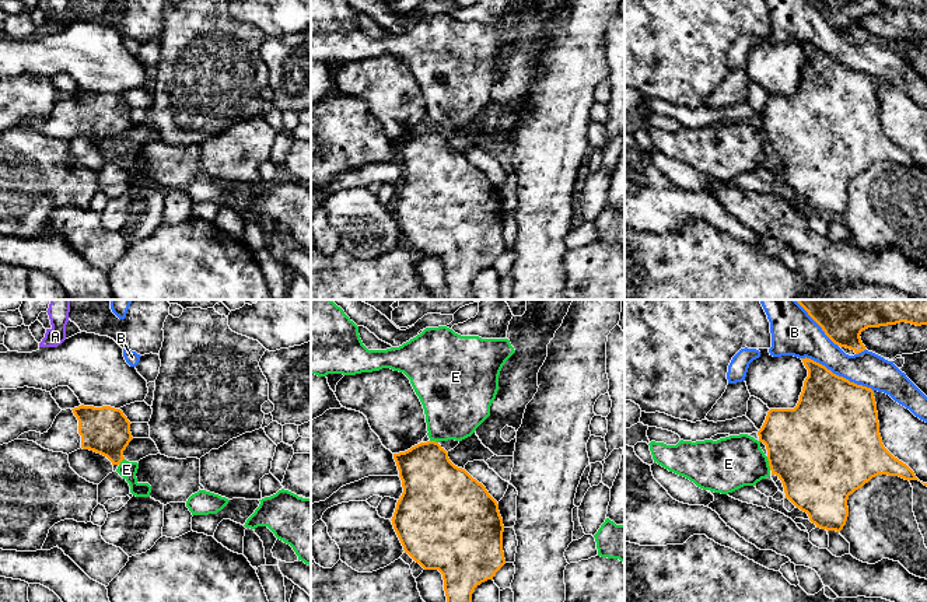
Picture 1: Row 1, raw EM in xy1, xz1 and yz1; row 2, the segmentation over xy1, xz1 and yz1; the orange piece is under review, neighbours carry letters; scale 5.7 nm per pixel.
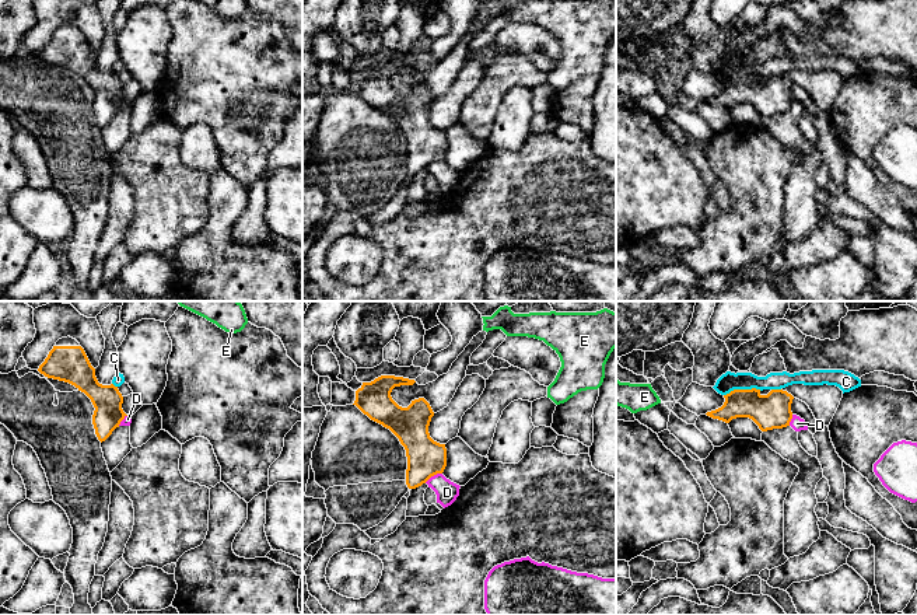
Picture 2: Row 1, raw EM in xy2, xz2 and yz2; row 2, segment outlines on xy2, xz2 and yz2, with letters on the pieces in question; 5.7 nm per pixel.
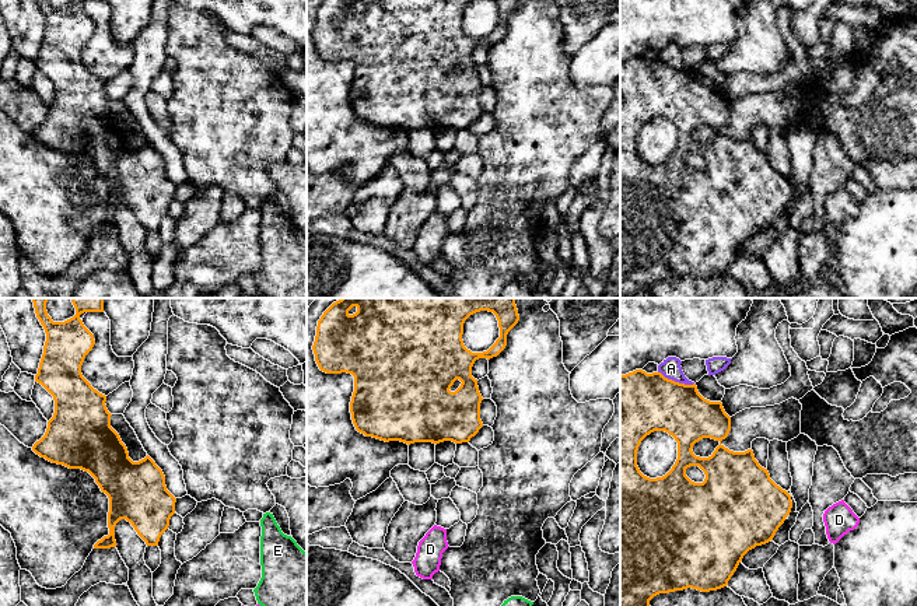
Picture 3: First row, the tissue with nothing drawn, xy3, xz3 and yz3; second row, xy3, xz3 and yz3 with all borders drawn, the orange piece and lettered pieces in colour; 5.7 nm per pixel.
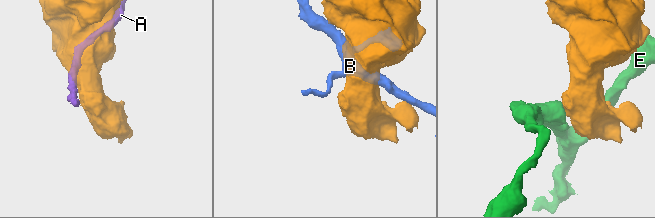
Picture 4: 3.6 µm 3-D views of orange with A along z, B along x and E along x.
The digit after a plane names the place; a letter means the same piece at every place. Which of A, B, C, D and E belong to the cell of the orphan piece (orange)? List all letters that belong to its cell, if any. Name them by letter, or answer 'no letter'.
no letter

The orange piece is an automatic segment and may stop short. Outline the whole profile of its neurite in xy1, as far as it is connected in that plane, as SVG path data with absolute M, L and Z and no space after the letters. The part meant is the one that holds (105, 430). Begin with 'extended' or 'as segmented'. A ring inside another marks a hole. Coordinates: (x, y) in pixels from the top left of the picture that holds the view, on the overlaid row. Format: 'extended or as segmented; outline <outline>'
extended; outline M81 405L62 410L46 433L28 431L17 440L34 441L45 449L67 455L80 448L90 449L106 456L112 465L120 465L123 451L133 440L130 424L120 409Z

